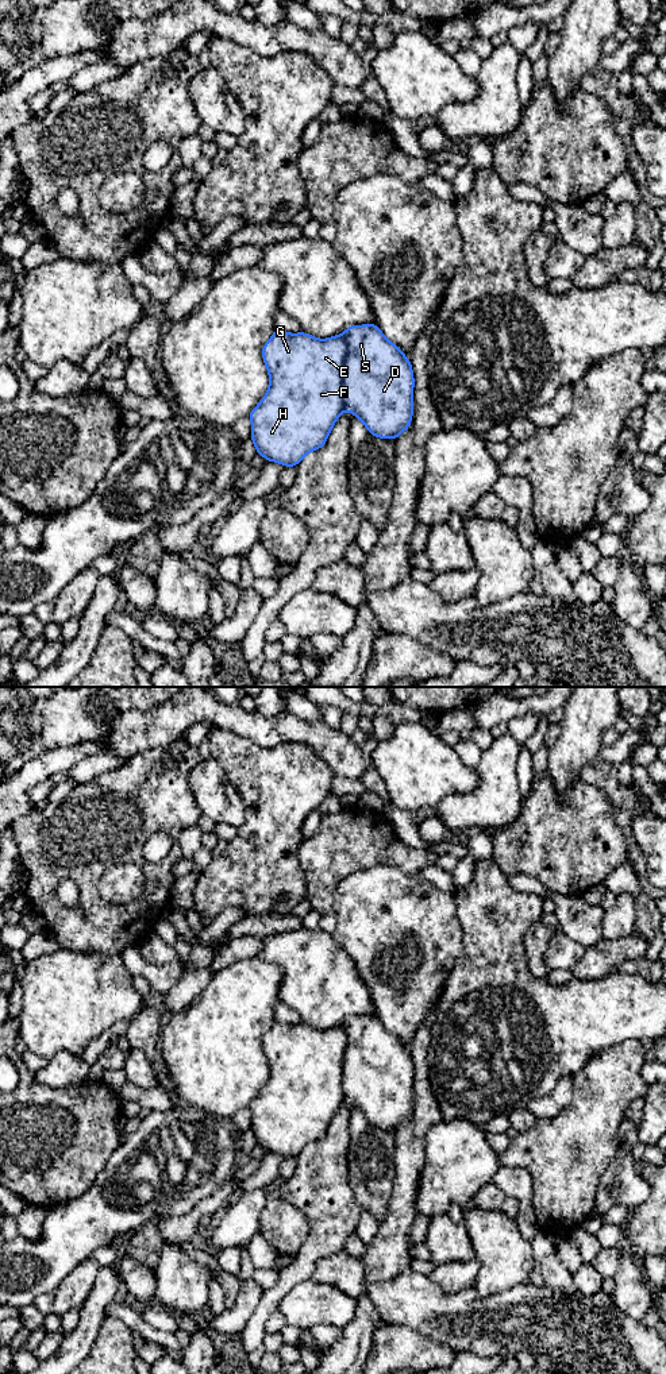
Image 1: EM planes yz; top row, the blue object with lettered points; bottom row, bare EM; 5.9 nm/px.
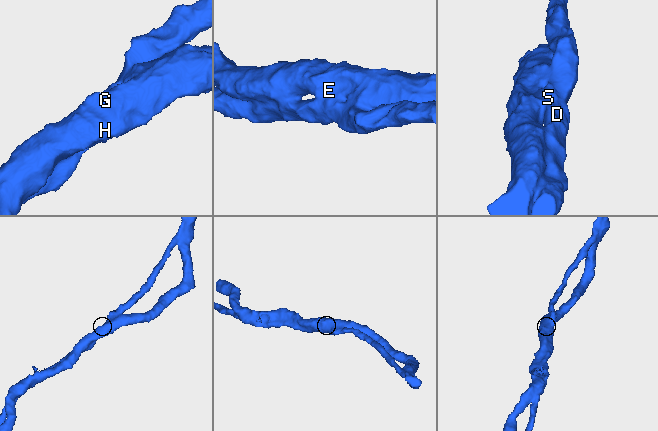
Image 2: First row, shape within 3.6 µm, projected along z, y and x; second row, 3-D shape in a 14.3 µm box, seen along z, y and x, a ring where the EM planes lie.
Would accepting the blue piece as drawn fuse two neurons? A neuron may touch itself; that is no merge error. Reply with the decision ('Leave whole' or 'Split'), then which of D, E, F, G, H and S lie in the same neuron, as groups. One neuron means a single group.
Leave whole. Groups: D E F G H S

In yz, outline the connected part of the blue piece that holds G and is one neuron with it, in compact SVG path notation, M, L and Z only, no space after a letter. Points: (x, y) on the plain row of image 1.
M377 1015L349 1016L347 1020L330 1030L316 1030L309 1024L288 1024L274 1022L262 1038L263 1054L269 1064L269 1078L259 1095L249 1105L251 1131L257 1145L267 1153L296 1158L307 1145L320 1141L327 1134L342 1103L355 1105L367 1123L380 1130L392 1130L411 1118L413 1107L413 1062L401 1039L389 1033Z

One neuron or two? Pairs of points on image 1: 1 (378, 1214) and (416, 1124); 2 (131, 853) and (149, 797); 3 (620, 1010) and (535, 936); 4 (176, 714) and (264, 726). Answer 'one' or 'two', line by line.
1: two
2: one
3: two
4: one

